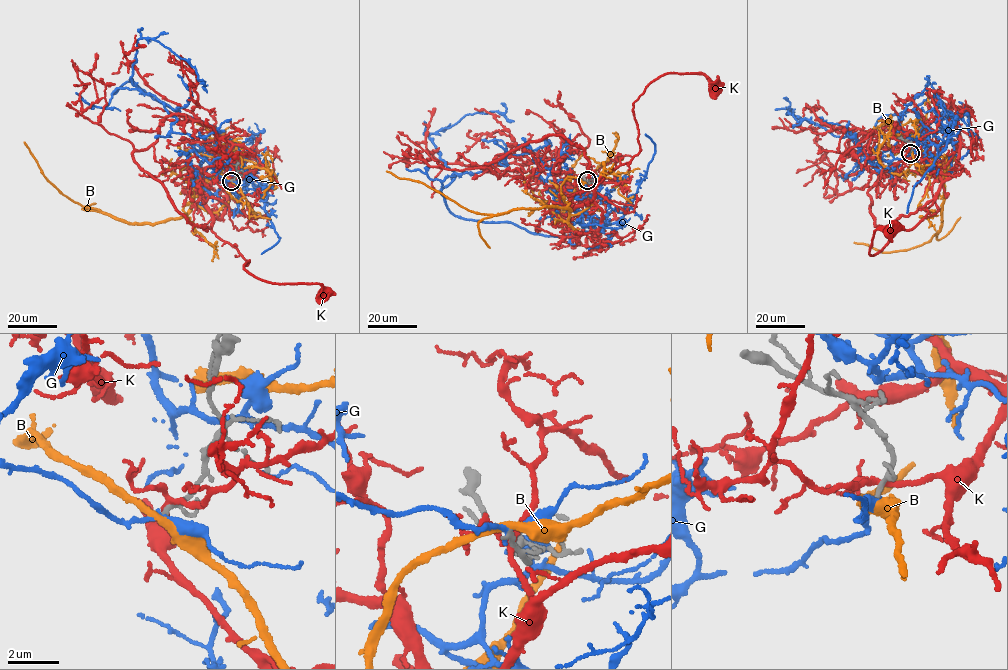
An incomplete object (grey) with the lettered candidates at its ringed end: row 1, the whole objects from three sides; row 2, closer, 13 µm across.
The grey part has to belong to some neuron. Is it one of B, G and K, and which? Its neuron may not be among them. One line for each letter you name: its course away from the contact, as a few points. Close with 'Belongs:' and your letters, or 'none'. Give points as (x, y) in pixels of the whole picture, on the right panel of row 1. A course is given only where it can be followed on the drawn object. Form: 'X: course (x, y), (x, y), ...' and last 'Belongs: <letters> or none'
Belongs: none

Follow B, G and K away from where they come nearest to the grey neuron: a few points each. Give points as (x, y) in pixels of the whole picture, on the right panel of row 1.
B: (910, 153), (921, 149), (929, 155), (942, 183), (942, 223), (937, 234), (928, 242), (890, 253), (854, 242)
G: (910, 152), (877, 160), (943, 111), (933, 96), (882, 116), (863, 147), (789, 108), (786, 114), (813, 123)
K: (911, 150), (928, 146), (939, 191), (924, 218), (870, 255), (877, 228), (893, 225)

